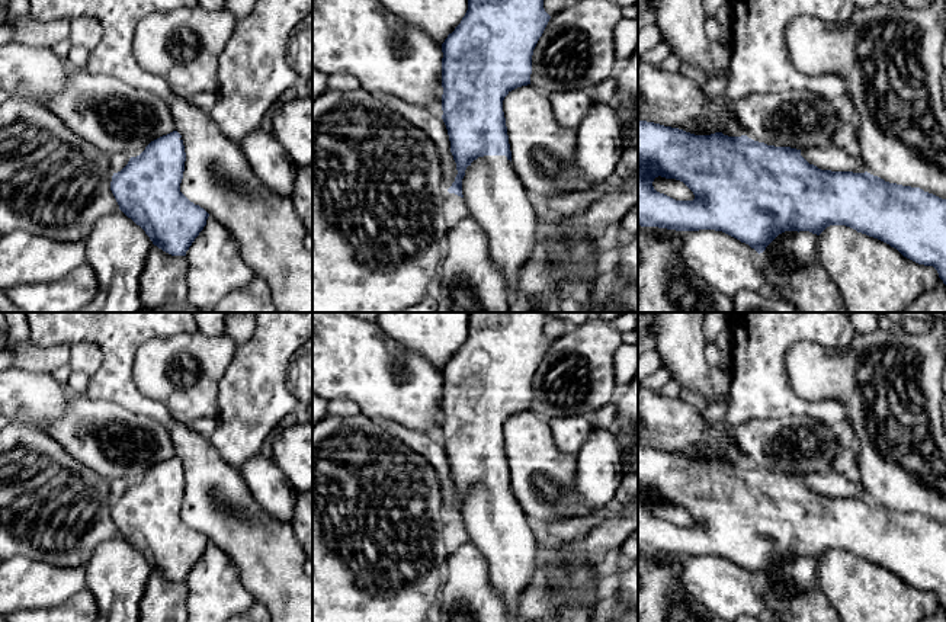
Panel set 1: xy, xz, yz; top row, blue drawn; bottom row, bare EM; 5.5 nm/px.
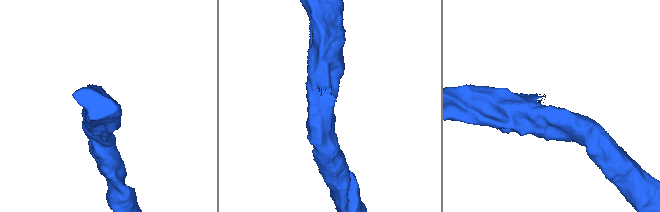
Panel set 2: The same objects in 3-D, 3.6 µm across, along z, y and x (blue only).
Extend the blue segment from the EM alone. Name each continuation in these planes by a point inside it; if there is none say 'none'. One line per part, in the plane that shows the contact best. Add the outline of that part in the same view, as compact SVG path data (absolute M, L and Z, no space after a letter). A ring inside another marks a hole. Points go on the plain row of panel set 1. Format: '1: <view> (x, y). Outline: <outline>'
1: xz (493, 518). Outline: M484 481L474 485L465 496L462 520L469 541L484 554L490 581L501 596L510 622L514 622L519 599L535 577L538 526L526 516L506 481Z

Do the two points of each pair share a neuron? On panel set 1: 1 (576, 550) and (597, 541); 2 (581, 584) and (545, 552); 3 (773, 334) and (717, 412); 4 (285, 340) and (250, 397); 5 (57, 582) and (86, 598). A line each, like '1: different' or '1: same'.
1: same
2: same
3: different
4: same
5: different

